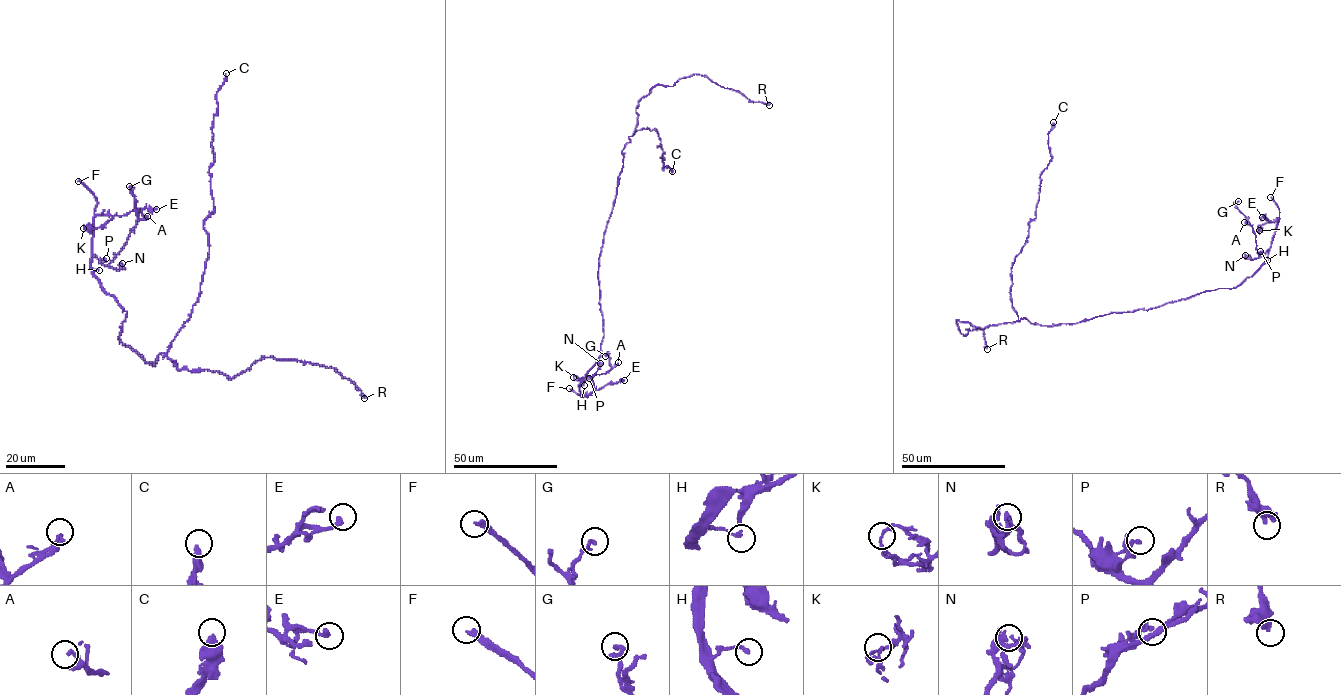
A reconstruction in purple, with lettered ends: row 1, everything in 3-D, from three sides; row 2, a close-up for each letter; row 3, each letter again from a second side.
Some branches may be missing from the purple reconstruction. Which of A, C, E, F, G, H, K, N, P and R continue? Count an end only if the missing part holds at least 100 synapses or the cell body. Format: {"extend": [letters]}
{"extend": ["F"]}

